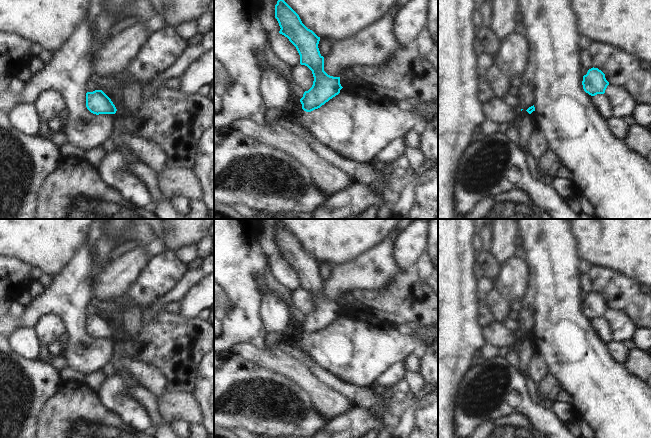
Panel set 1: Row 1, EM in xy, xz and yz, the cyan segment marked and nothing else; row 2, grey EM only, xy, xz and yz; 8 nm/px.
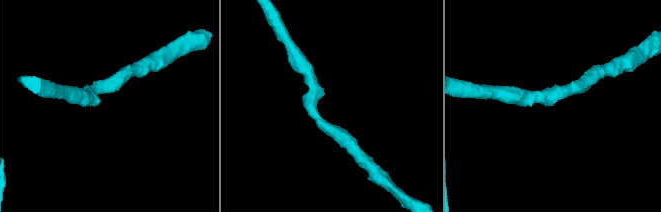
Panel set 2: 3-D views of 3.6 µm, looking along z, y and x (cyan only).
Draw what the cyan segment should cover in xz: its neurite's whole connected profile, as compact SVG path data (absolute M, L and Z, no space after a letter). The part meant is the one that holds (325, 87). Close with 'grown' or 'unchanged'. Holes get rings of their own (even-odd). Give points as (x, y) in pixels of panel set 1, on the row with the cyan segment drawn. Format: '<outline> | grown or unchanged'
M284 0L277 1L275 18L281 28L279 33L296 47L300 64L312 71L313 85L300 99L302 109L311 112L340 93L343 88L340 77L330 76L324 71L324 57L318 48L320 37L302 23L299 15Z | unchanged

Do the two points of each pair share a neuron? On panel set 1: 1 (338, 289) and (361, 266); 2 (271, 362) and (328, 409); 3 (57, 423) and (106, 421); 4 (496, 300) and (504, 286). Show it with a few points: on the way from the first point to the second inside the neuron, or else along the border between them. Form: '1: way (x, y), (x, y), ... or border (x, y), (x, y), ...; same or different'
1: way (344, 283), (355, 272); same
2: way (287, 366), (296, 371), (318, 393); same
3: way (69, 423), (94, 422); same
4: border (494, 287), (511, 304); different

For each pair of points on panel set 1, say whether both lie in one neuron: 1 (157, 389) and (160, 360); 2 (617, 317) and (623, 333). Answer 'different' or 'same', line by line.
1: different
2: same

